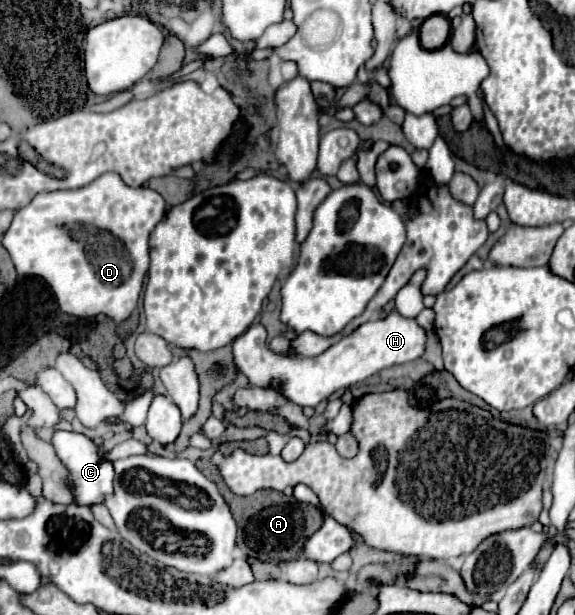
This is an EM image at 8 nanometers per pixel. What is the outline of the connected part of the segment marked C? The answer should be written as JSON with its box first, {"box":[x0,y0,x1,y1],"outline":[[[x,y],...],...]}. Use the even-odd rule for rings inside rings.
{"box":[52,429,114,507],"outline":[[[54,429],[54,433],[52,433],[52,447],[54,447],[58,459],[68,469],[68,481],[70,481],[68,487],[70,487],[70,491],[74,495],[74,503],[76,505],[92,507],[92,505],[104,503],[104,499],[114,493],[114,487],[112,487],[114,467],[112,467],[112,461],[106,457],[102,445],[98,445],[96,441],[92,441],[84,433]]]}

